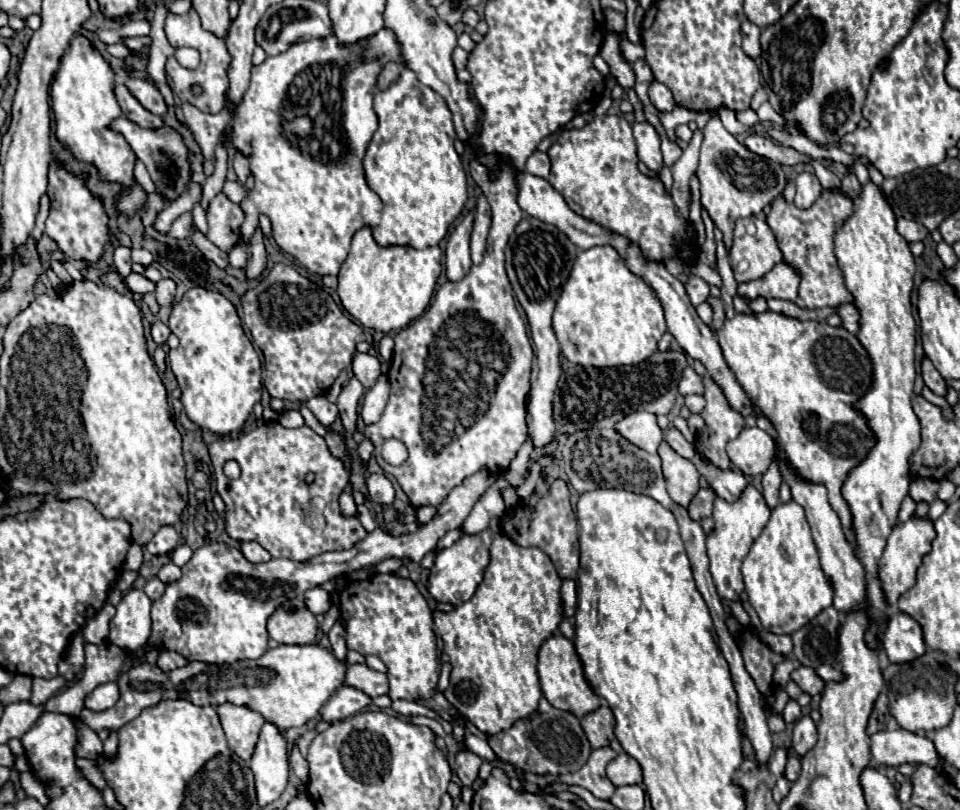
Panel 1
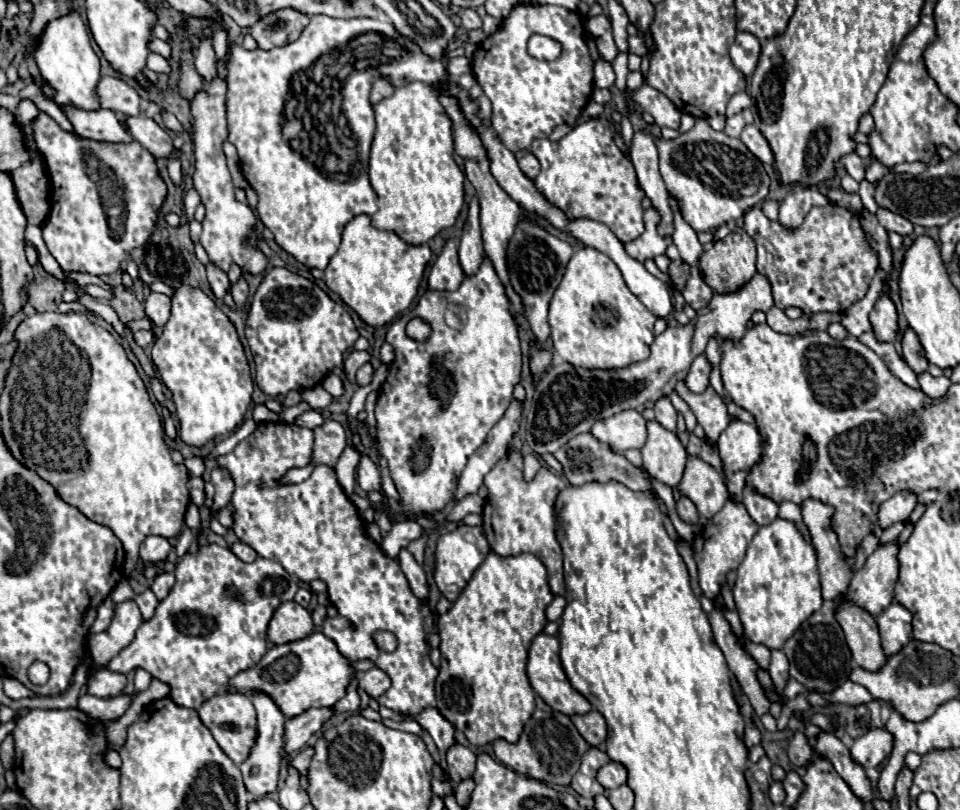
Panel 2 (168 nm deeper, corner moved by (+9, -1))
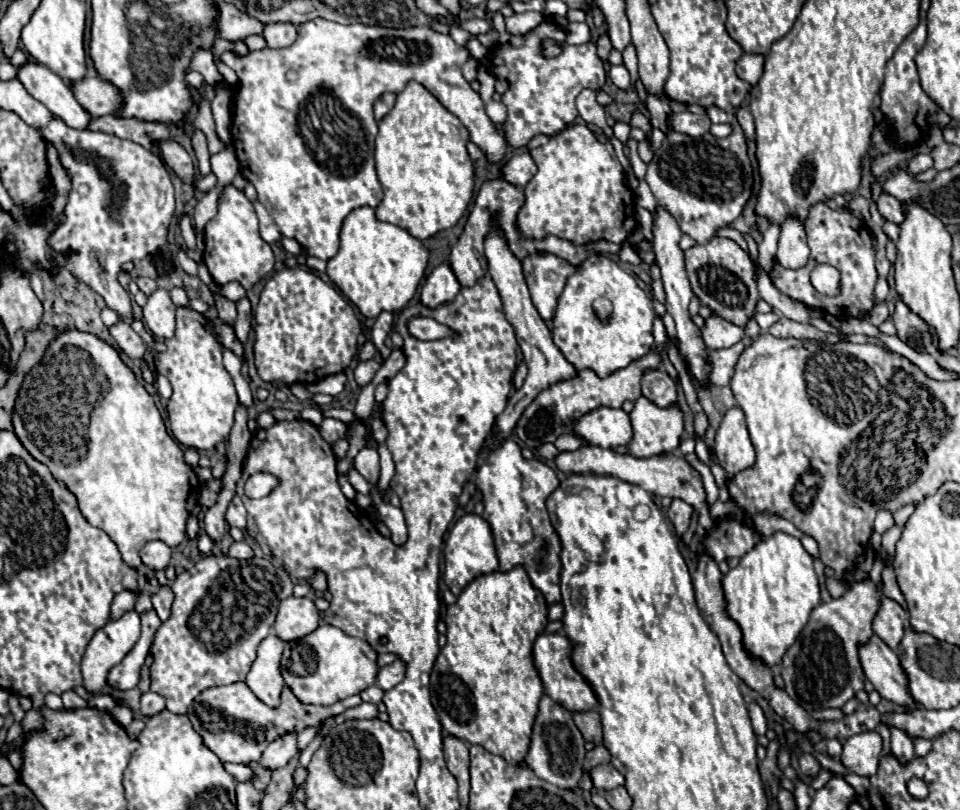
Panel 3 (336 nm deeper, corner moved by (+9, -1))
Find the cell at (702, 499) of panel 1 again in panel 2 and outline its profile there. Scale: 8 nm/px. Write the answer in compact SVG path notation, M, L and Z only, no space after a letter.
M682 496L682 498L676 502L676 510L678 510L680 518L682 518L686 524L696 524L696 522L698 522L696 504L694 504L692 500L688 500L686 496Z

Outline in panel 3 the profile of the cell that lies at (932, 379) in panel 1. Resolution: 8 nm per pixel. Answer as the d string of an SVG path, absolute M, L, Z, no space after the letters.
M898 296L898 302L896 302L896 312L892 316L894 320L894 326L898 330L898 338L902 342L906 342L908 346L912 346L914 350L918 352L926 352L926 344L924 340L930 338L930 332L928 332L928 324L924 324L924 320L920 320L920 316L916 316Z

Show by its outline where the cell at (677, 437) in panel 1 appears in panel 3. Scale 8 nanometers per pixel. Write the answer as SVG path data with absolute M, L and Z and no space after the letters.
M656 368L652 372L644 372L642 380L642 394L658 406L670 406L676 402L676 382L664 370Z

